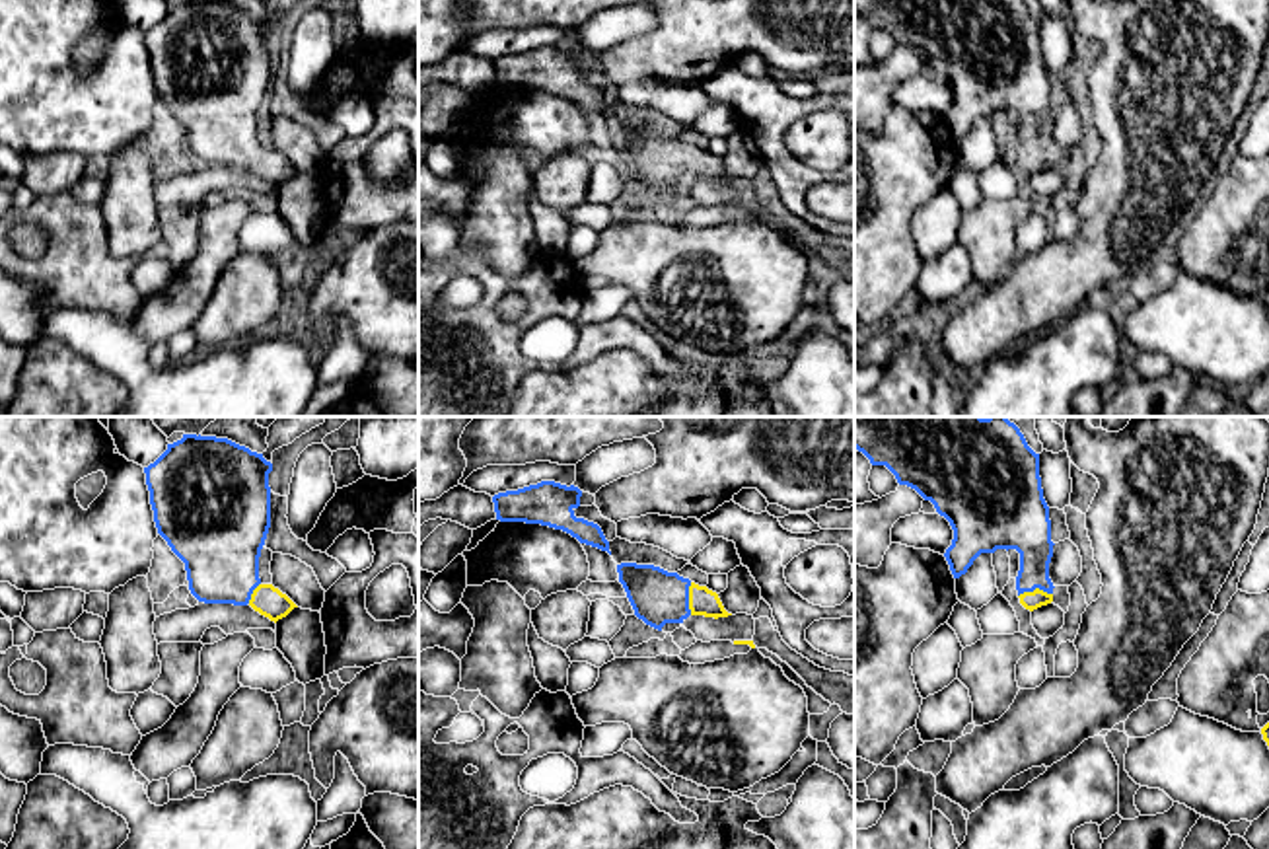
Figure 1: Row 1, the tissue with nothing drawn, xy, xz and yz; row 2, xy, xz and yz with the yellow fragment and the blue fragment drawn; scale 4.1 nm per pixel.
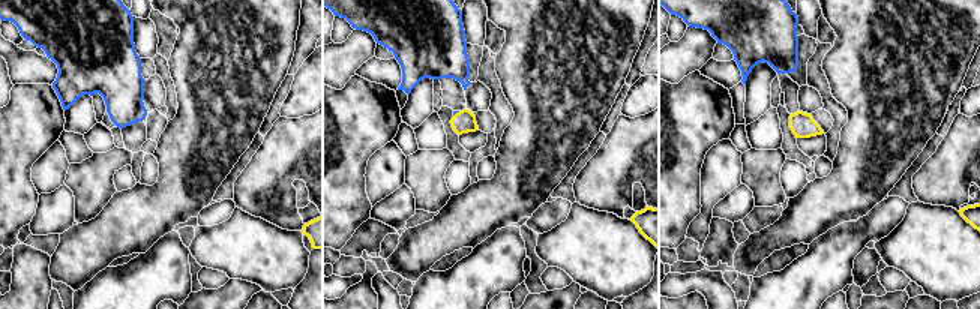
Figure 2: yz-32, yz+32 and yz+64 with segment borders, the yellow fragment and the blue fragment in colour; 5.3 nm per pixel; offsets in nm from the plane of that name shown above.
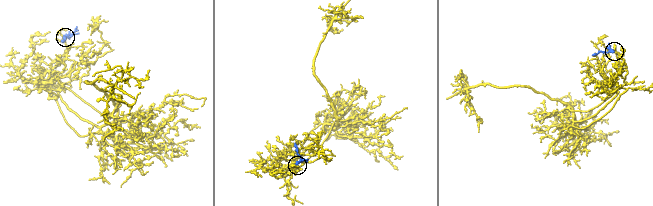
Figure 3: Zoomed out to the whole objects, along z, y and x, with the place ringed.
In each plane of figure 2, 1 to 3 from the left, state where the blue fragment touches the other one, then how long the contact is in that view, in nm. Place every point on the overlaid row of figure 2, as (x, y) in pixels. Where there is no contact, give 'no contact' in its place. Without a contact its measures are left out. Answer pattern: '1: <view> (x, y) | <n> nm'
1: no contact
2: yz+32 (456, 113) | 50 nm
3: no contact

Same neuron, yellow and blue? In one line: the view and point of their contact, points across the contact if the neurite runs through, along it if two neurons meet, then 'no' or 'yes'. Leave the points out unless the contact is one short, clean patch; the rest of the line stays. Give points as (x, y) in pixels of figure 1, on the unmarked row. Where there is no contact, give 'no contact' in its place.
contact yz (1036, 152); way yz (1030, 164), (1036, 152), (1034, 106), (1028, 94); yes

